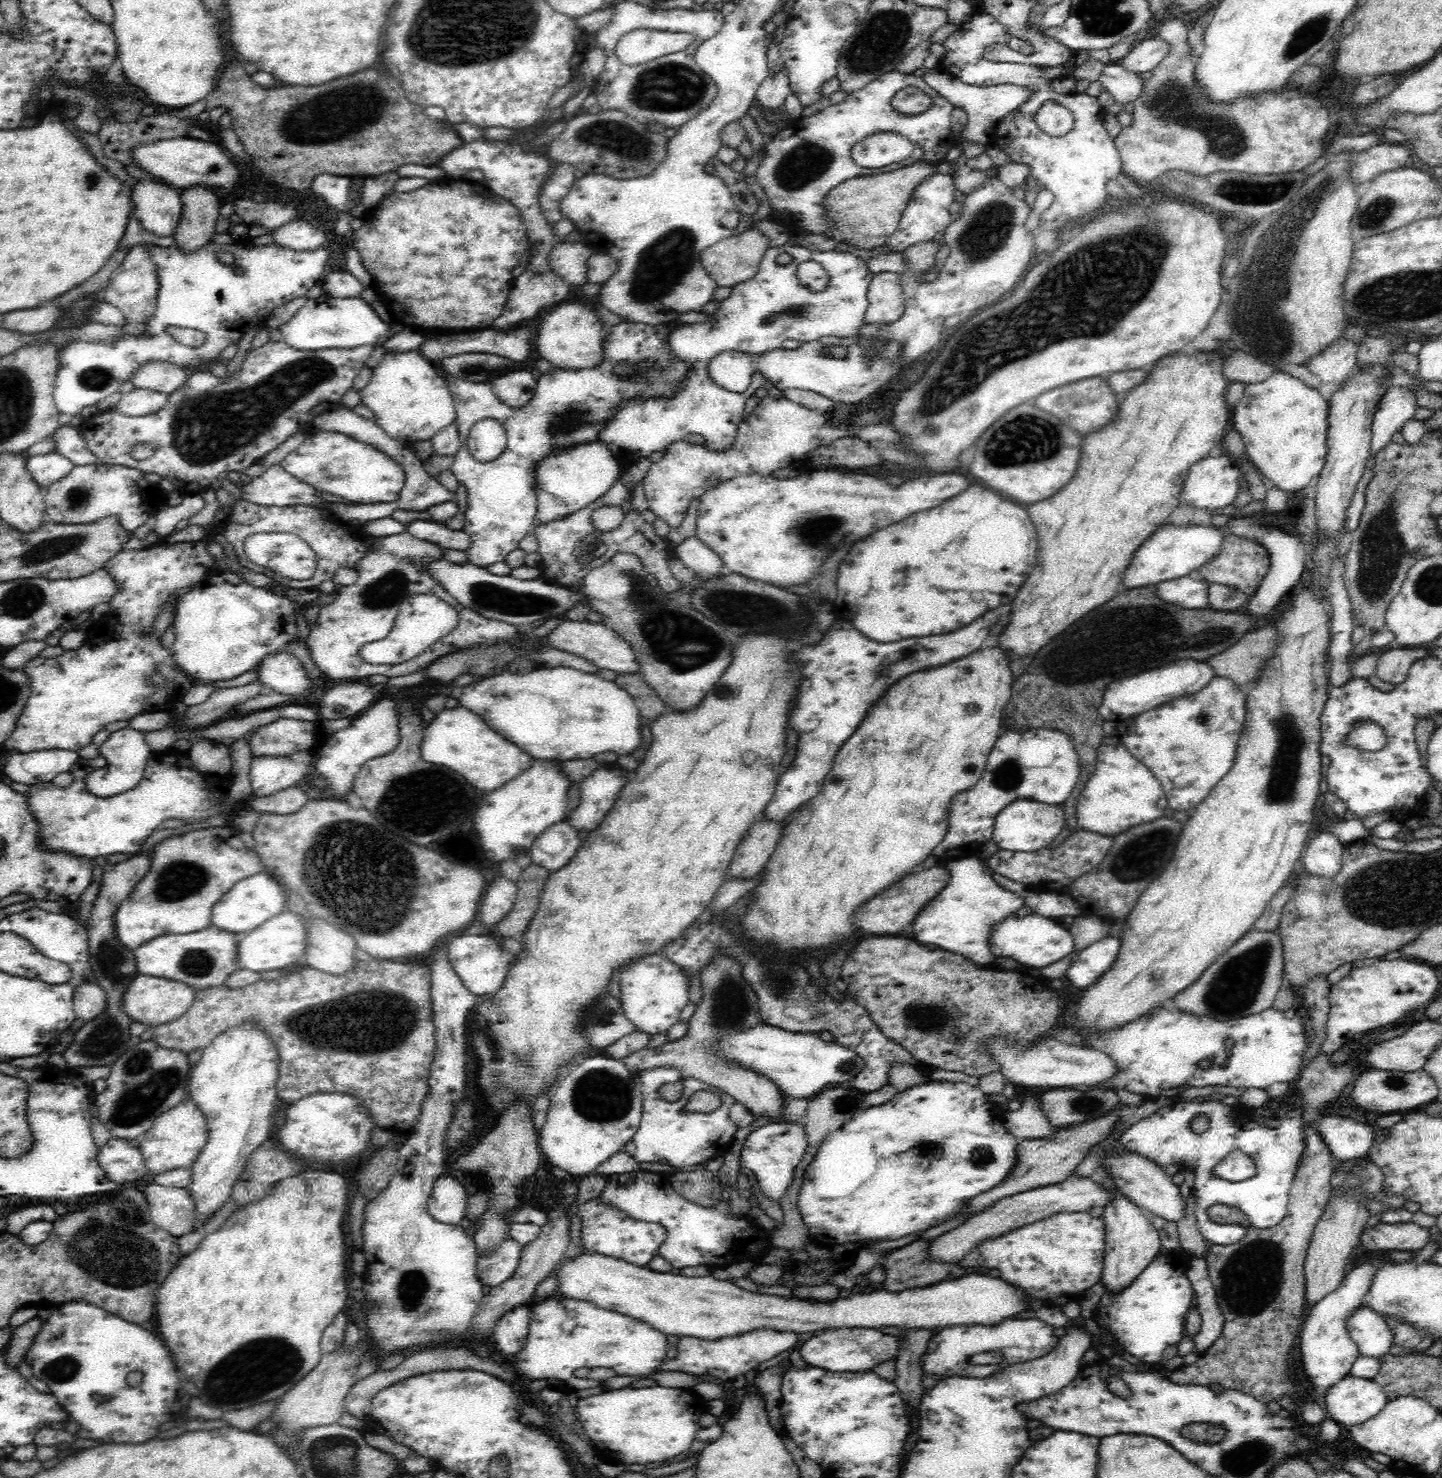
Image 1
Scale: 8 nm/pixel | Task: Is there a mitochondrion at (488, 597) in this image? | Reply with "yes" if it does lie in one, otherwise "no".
yes

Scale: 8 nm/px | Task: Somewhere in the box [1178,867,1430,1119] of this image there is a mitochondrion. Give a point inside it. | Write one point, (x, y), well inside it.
(1234, 988)

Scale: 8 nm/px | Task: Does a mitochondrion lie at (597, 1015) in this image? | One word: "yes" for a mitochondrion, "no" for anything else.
yes

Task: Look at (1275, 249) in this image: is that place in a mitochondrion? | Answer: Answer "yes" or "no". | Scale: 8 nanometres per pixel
yes

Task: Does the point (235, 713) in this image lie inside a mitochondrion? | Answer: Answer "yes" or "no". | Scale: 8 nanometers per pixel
no

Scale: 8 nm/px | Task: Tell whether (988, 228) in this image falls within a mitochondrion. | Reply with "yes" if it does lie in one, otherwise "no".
yes

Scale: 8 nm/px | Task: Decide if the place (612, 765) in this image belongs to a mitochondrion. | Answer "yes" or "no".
no

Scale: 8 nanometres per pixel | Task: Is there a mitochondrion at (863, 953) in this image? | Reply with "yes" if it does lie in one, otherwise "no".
no

